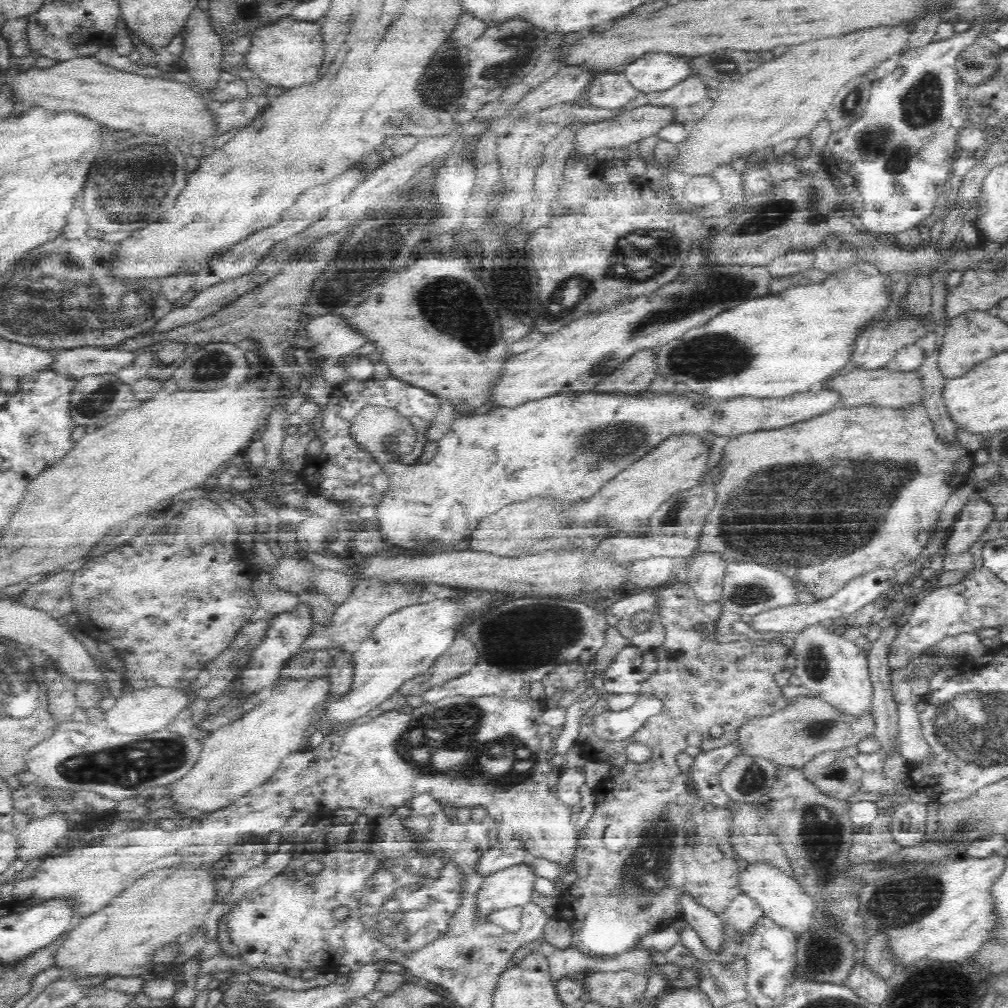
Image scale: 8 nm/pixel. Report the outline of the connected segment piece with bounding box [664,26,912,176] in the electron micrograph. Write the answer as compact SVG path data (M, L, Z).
M908 26L878 27L852 32L848 36L812 40L789 47L784 56L749 70L736 82L719 88L722 92L713 99L712 108L696 119L694 130L678 143L676 156L664 167L666 172L712 176L718 168L728 166L746 154L752 155L762 148L775 148L790 138L810 135L825 117L838 89L852 76L873 70L870 68L872 64L900 52L911 31Z

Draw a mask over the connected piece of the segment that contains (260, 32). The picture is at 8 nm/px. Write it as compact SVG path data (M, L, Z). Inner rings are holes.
M290 17L280 19L276 24L258 29L250 42L251 47L246 55L247 64L258 76L269 85L285 89L310 84L319 78L326 41L323 40L323 25L320 22L300 22Z

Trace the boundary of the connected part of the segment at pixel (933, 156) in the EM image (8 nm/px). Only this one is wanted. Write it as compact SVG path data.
M976 23L965 33L954 34L950 38L942 40L942 42L933 42L907 52L900 58L897 67L892 73L880 79L874 79L868 102L866 102L866 106L864 106L864 110L862 110L860 116L852 121L852 124L836 128L829 137L826 147L822 150L821 155L824 160L822 162L822 172L828 176L832 174L836 178L836 180L832 179L834 182L838 182L838 186L836 187L842 191L842 194L849 201L851 205L850 210L859 217L862 224L864 224L864 228L867 228L866 230L873 232L875 235L880 236L880 234L885 233L896 234L908 230L908 228L918 227L922 220L932 214L936 201L940 200L940 194L943 194L944 190L948 189L953 172L953 160L959 155L959 151L956 148L957 135L959 134L959 130L968 123L966 107L958 91L960 80L954 73L953 65L955 64L955 59L958 58L958 55L964 48L978 42L980 37L977 37L977 35L981 32L981 26L982 24Z

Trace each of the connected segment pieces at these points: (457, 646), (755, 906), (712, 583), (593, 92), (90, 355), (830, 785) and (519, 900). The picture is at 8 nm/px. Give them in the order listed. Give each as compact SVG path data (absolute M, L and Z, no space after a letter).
M462 635L456 638L452 647L444 652L424 672L416 674L401 687L400 694L419 695L433 685L444 684L452 677L463 675L472 669L479 660L478 649L472 639Z
M740 892L734 897L729 908L723 914L728 935L734 928L746 932L747 935L752 922L763 915L764 911L756 900L748 893Z
M696 551L690 557L687 582L702 600L721 600L728 565L721 552Z
M598 72L586 89L582 101L588 105L618 110L636 100L640 92L623 72Z
M82 347L72 350L58 352L54 370L64 376L72 378L82 378L88 375L114 375L114 372L132 364L138 358L139 352L137 349L125 350L118 347Z
M844 756L836 758L820 774L813 776L812 781L822 792L834 798L847 799L860 792L863 771L856 763L856 758Z
M514 865L484 877L473 897L473 922L488 924L496 912L530 901L534 873L526 865Z

